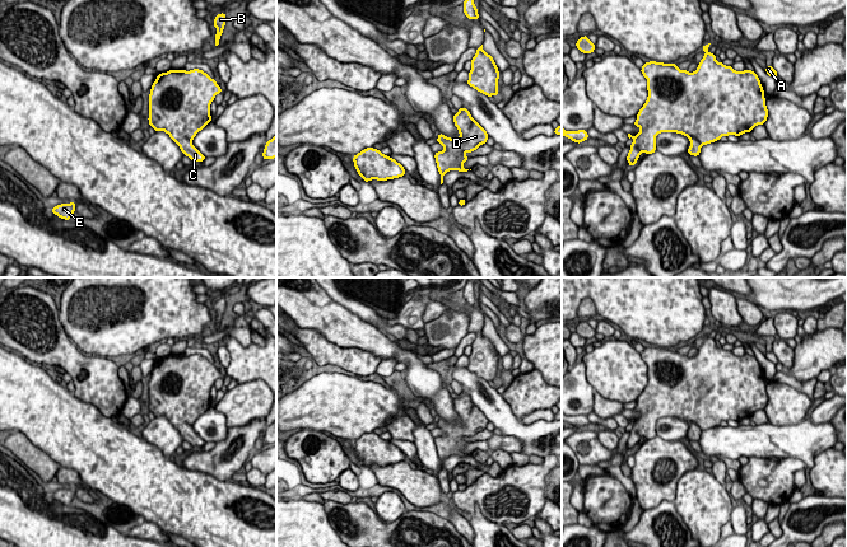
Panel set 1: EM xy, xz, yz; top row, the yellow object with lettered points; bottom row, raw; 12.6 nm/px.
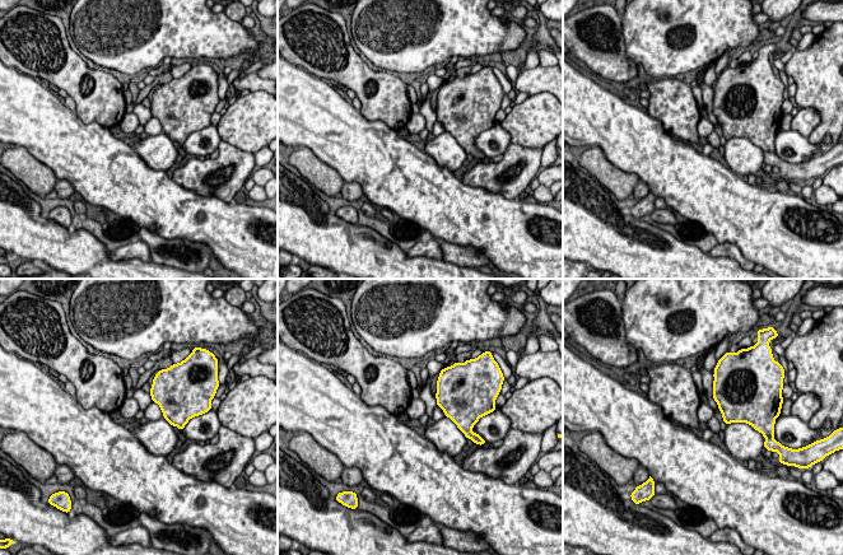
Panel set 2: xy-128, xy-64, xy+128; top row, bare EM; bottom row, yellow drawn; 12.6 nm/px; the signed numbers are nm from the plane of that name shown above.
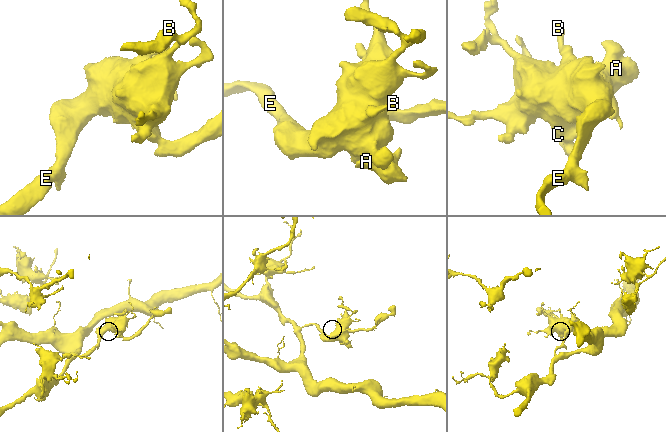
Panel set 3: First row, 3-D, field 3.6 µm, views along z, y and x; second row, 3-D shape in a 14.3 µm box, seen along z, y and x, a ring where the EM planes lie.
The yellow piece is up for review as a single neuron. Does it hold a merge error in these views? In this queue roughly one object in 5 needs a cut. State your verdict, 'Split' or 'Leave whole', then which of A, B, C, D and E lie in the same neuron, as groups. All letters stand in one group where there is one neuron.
Leave whole. Groups: A B C D E

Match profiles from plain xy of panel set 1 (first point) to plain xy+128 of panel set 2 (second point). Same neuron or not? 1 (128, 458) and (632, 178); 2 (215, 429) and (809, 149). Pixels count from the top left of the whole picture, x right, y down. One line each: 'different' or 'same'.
1: different
2: same

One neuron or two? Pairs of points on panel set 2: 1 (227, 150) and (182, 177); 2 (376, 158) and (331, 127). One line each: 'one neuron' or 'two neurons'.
1: one neuron
2: one neuron

